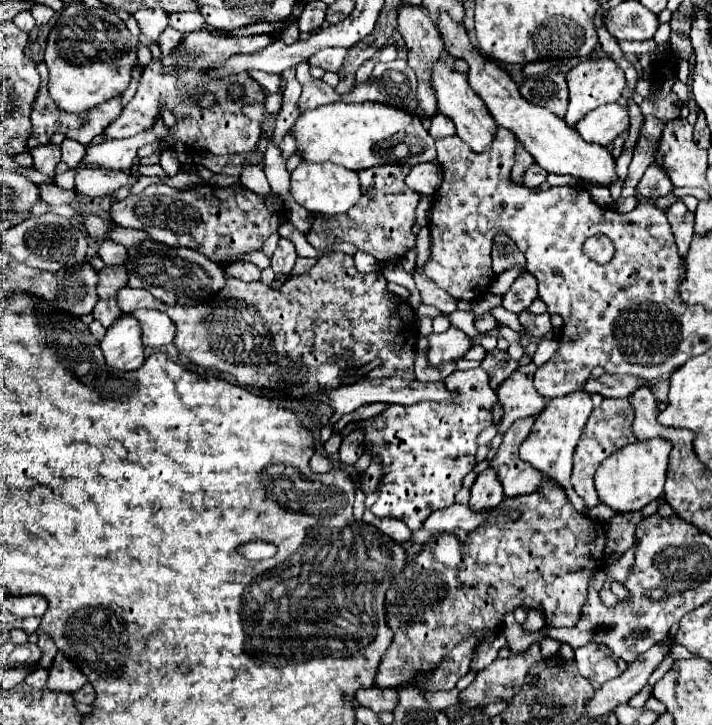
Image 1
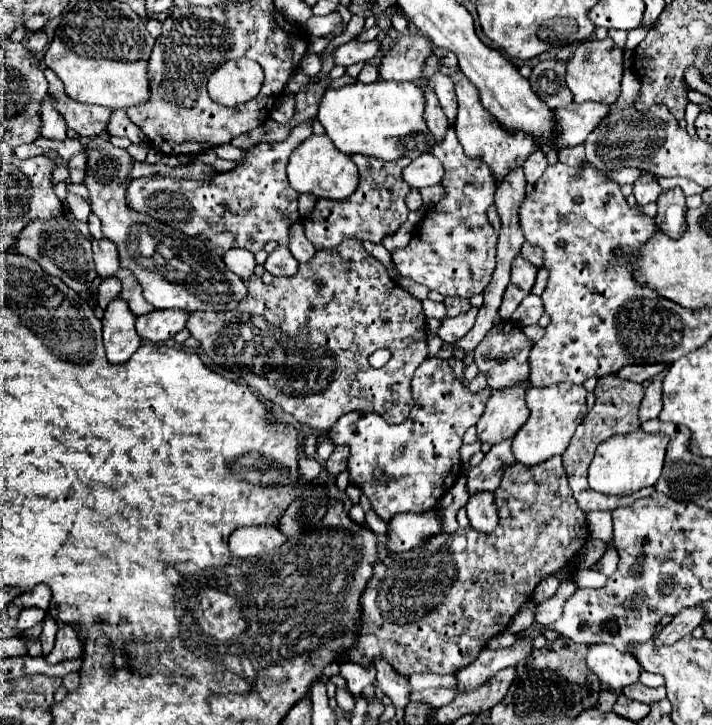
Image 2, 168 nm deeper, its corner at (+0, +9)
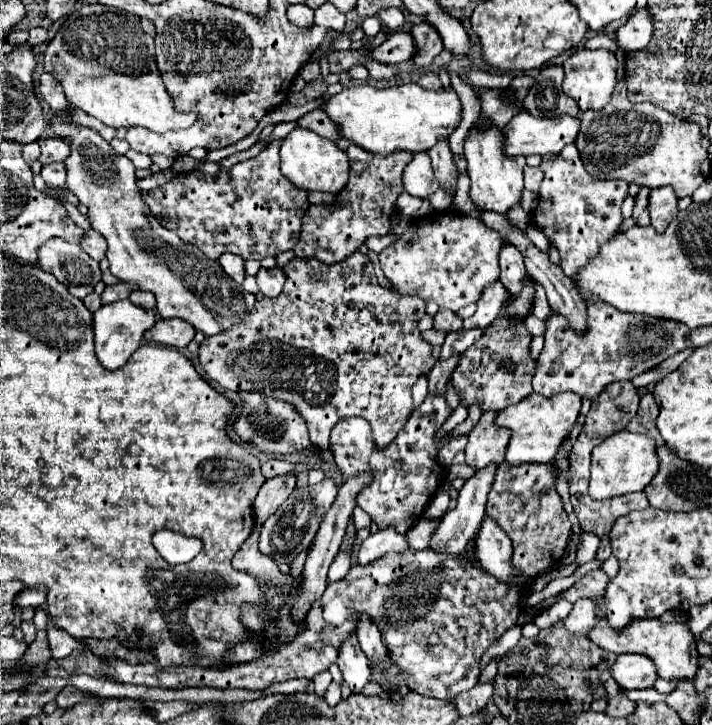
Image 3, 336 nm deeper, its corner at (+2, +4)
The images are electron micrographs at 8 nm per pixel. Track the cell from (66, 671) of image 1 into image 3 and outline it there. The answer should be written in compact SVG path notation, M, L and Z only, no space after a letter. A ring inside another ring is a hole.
M58 627L48 629L48 641L50 641L50 649L52 649L52 659L64 659L70 653L80 651L84 647L82 641L74 639L66 631L60 631Z

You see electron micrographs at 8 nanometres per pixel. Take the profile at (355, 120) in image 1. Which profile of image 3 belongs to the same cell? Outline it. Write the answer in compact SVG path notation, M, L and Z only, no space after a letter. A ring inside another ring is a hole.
M416 83L396 87L370 87L356 85L344 87L338 95L330 97L326 115L336 123L340 139L356 143L364 151L380 157L388 157L396 151L420 153L434 147L438 135L450 135L460 123L462 103L454 91L426 91Z

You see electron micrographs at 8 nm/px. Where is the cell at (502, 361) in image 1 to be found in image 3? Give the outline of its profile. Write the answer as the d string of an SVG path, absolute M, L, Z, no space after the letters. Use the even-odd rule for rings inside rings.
M496 319L484 331L484 335L462 353L460 363L452 373L452 383L460 389L466 407L474 401L480 401L482 411L502 411L520 403L532 393L534 359L530 357L530 339L532 335L528 333L524 319Z

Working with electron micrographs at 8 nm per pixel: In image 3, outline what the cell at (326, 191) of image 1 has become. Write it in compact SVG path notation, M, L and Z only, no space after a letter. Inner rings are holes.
M294 129L280 147L280 159L282 159L282 175L290 179L292 185L304 191L324 191L324 193L340 193L348 183L350 163L346 159L346 153L336 147L334 141L324 139L312 131L306 129Z

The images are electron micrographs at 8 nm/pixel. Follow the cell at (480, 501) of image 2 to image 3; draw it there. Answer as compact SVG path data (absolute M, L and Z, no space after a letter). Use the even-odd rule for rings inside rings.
M484 517L480 523L480 529L474 537L474 555L486 571L494 573L498 581L512 581L512 541L492 517Z

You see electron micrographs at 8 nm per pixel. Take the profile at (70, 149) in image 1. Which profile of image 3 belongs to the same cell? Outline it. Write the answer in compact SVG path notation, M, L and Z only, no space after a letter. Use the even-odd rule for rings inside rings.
M40 139L40 161L46 165L46 163L54 163L54 161L64 161L68 155L70 155L70 145L62 139Z

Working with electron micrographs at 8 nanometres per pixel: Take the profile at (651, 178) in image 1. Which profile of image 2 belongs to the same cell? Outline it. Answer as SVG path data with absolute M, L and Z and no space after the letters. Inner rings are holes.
M644 172L636 182L634 182L634 196L638 206L646 206L650 202L656 202L656 198L660 196L660 186L656 182L656 178L648 172Z

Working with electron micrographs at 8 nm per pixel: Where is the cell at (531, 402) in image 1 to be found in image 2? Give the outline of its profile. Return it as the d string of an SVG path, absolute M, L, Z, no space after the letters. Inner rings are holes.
M526 382L524 386L492 392L484 414L476 424L480 442L488 442L490 446L494 446L498 442L504 442L516 436L516 430L524 426L530 414L524 402L528 388L530 388L530 382Z

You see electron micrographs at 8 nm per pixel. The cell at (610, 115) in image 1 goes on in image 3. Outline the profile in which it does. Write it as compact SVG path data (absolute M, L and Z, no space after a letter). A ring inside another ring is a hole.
M520 111L514 119L502 129L506 135L508 155L558 155L568 143L574 143L580 131L580 117L558 115L558 117L534 117L528 111Z

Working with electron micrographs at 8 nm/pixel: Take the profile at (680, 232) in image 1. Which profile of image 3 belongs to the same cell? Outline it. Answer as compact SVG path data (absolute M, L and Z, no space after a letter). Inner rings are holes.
M672 187L650 189L650 219L652 227L658 233L664 233L668 223L678 215L678 197L674 195Z

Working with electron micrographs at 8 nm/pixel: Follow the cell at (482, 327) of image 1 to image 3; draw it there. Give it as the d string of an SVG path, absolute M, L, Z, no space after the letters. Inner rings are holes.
M440 309L440 311L434 315L434 329L444 331L444 333L460 331L460 329L462 329L462 319L460 319L454 311Z

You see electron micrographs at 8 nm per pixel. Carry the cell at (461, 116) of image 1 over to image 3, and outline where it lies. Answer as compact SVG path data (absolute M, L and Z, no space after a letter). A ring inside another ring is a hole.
M482 119L472 125L466 143L464 143L464 157L468 161L468 177L472 181L470 189L470 199L484 211L496 211L496 213L506 213L512 205L520 201L520 193L524 189L522 183L522 169L524 169L524 157L508 157L504 153L506 137L498 127L486 127L480 129Z

